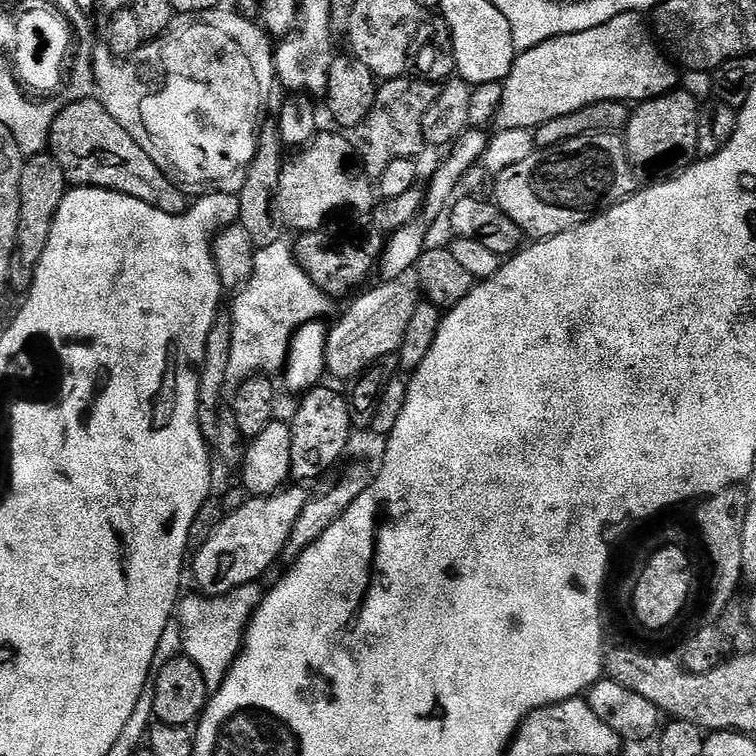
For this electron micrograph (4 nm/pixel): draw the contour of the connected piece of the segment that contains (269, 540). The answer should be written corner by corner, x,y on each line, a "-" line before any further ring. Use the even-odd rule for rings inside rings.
285,486
273,496
253,496
248,498
240,509
229,511
225,520
208,536
208,541
196,552
196,561
191,561
190,576
196,579
195,586
201,593
207,596
224,595
236,587
246,586
261,579
260,575
285,553
288,539
292,536
294,522
302,514
302,510
308,504
310,492
304,486

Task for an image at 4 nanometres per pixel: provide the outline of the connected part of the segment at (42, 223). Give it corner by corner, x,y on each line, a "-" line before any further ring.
51,154
30,156
25,159
20,183
19,228
14,253
19,267
21,265
28,268
27,270
34,270
38,266
42,258
42,250
46,250
46,242
50,242
50,230
54,226
58,206
62,206
62,198
69,190
70,185
66,174

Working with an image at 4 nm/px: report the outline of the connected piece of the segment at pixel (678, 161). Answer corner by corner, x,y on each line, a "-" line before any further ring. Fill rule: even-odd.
673,90
664,96
655,96
652,100
637,103
631,109
622,139
630,166
641,181
671,180
698,159
698,118
702,104
690,93
680,91

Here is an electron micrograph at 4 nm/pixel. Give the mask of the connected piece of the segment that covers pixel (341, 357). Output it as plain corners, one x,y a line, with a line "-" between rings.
380,282
377,288
361,291
351,301
348,313
331,325
326,346
326,369
331,375
333,372
338,379
348,382
383,361
383,356
399,353
406,326
410,326
418,303
417,289
404,283
408,282

